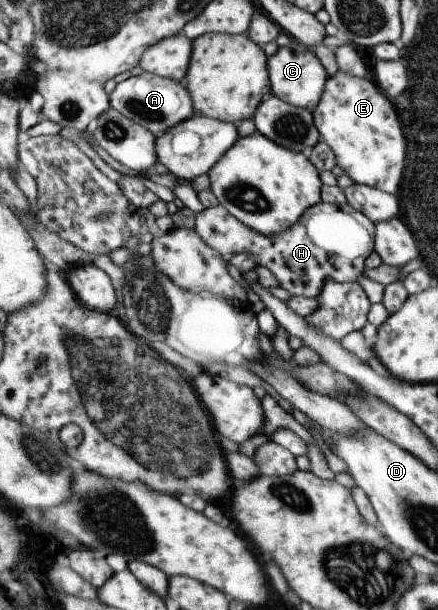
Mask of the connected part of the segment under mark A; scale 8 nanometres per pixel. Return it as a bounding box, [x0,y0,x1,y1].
[110,71,196,138]

